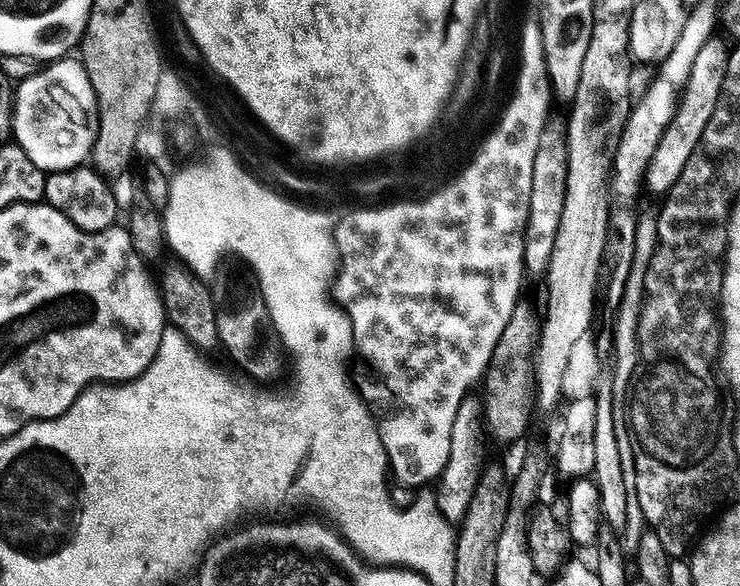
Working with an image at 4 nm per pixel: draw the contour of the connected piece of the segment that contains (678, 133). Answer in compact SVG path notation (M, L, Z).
M692 65L689 78L679 89L679 97L675 103L676 113L666 126L657 149L654 150L653 157L649 160L648 169L645 170L643 187L647 191L666 194L671 190L678 174L682 174L682 166L686 166L686 158L690 158L690 154L694 154L694 146L698 146L698 142L702 138L702 130L706 130L706 126L713 123L716 102L711 96L714 90L713 87L710 88L707 78L704 76L699 78L699 74L699 65Z

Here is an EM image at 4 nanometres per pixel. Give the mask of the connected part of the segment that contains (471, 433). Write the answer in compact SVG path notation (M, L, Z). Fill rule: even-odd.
M472 394L465 398L462 406L458 406L458 414L454 414L454 427L450 430L450 458L446 458L446 466L440 471L434 493L436 508L448 522L459 522L464 519L466 506L470 506L470 498L474 498L474 490L486 464L483 450L483 416L483 405L477 397L475 400L475 395Z

